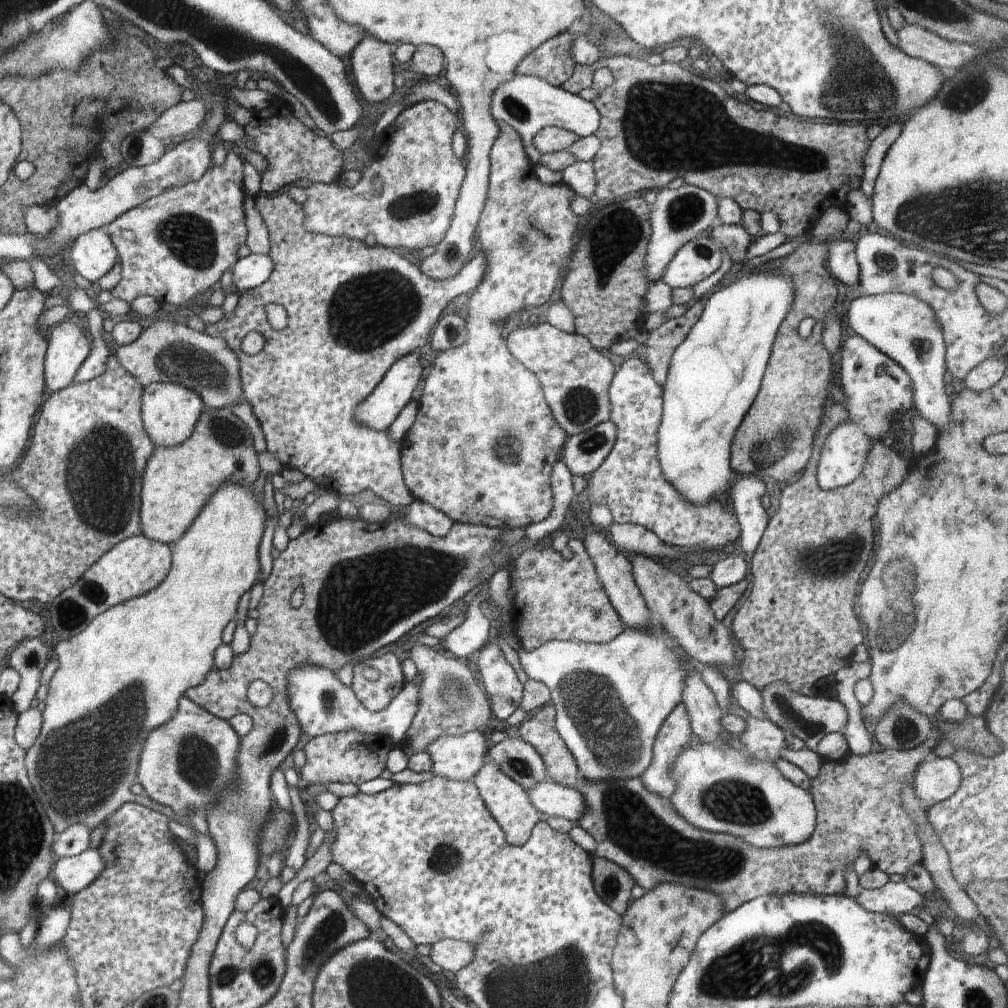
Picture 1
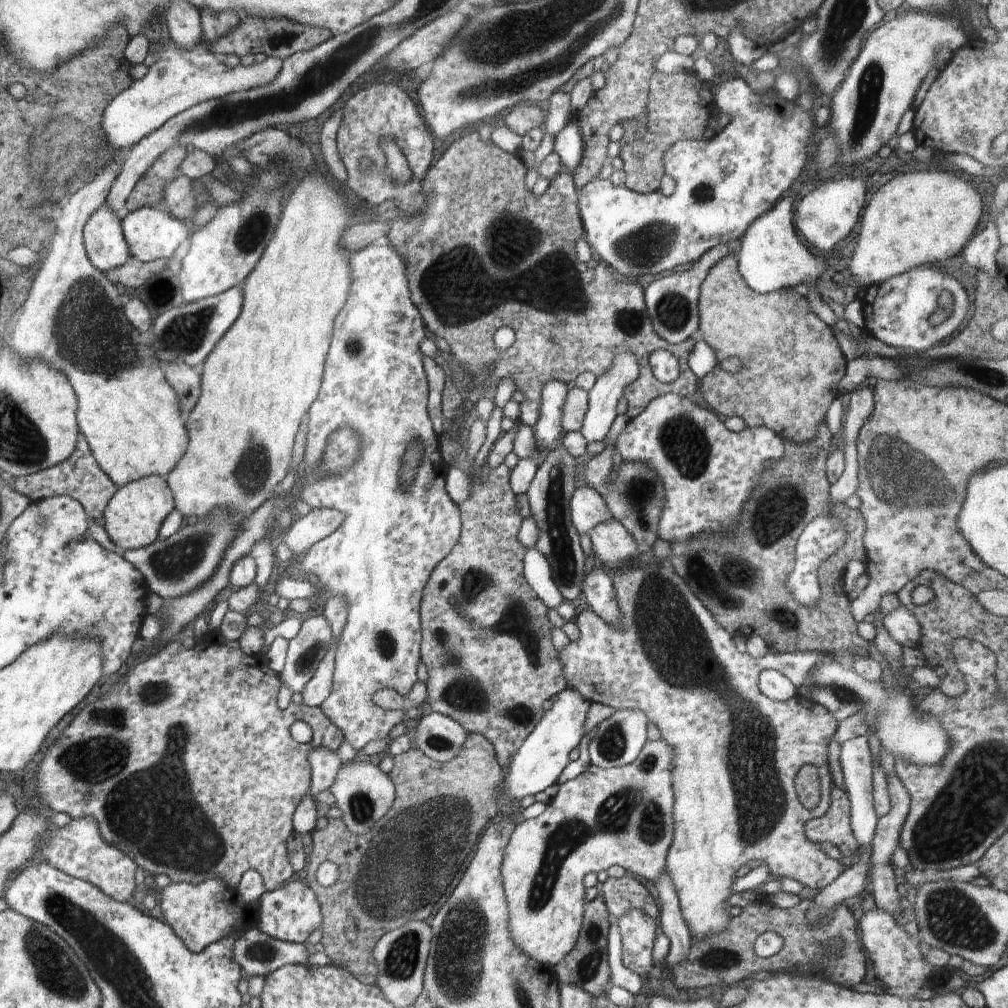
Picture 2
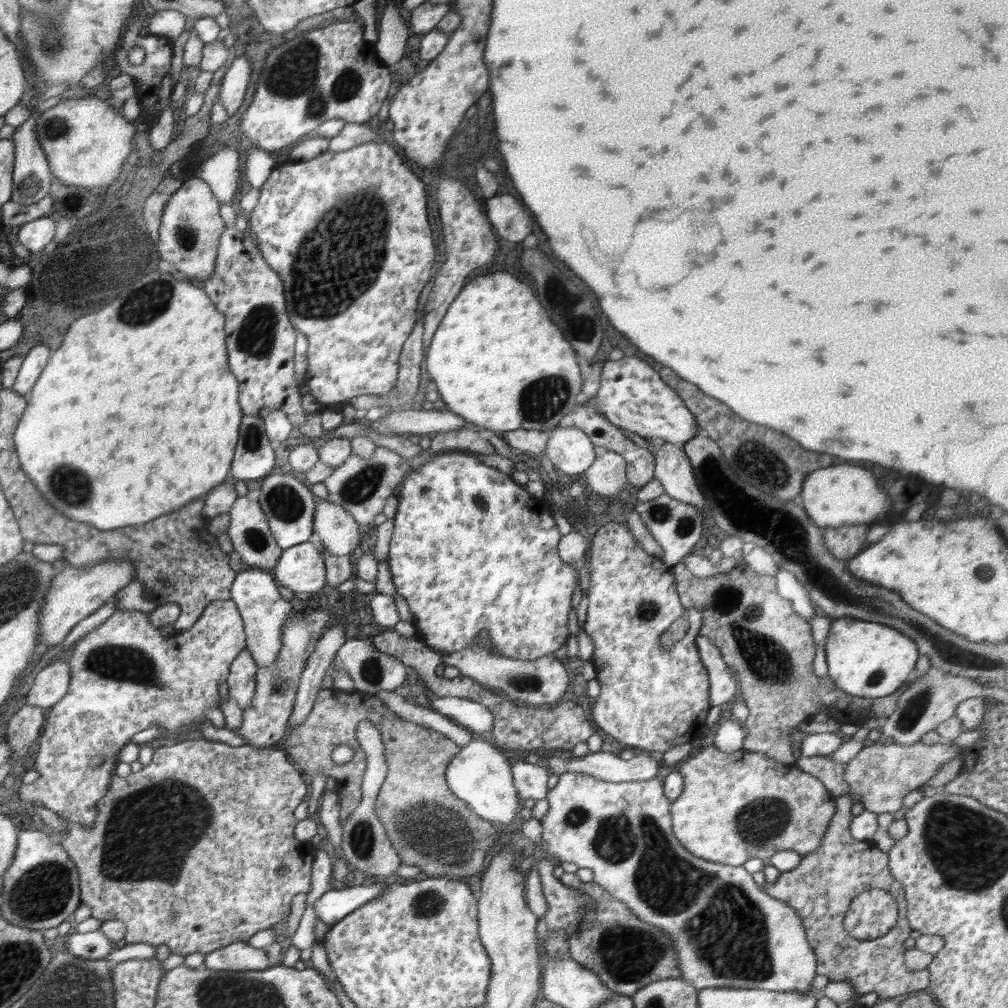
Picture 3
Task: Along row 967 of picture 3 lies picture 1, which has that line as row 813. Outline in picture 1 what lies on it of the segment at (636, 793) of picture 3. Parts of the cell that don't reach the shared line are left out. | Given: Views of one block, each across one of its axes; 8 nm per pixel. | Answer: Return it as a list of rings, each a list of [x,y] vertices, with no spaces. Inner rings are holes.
[[[750,714],[745,720],[746,730],[744,730],[744,734],[739,735],[739,740],[744,744],[742,750],[736,750],[732,745],[722,744],[722,742],[718,742],[718,744],[702,744],[702,742],[696,742],[694,740],[694,742],[676,758],[676,762],[674,762],[674,766],[672,766],[672,774],[674,774],[674,780],[676,780],[676,792],[672,794],[670,802],[678,811],[678,814],[683,816],[691,825],[696,826],[696,828],[713,833],[730,834],[730,836],[742,838],[744,842],[748,842],[748,844],[752,844],[752,846],[756,846],[756,848],[784,848],[784,846],[802,844],[802,842],[806,842],[806,840],[810,838],[810,835],[816,828],[817,814],[812,795],[806,792],[806,790],[802,790],[797,783],[788,780],[788,778],[784,778],[784,774],[774,766],[774,760],[782,759],[782,750],[789,748],[783,730],[779,726],[776,726],[771,720],[759,720]]]

